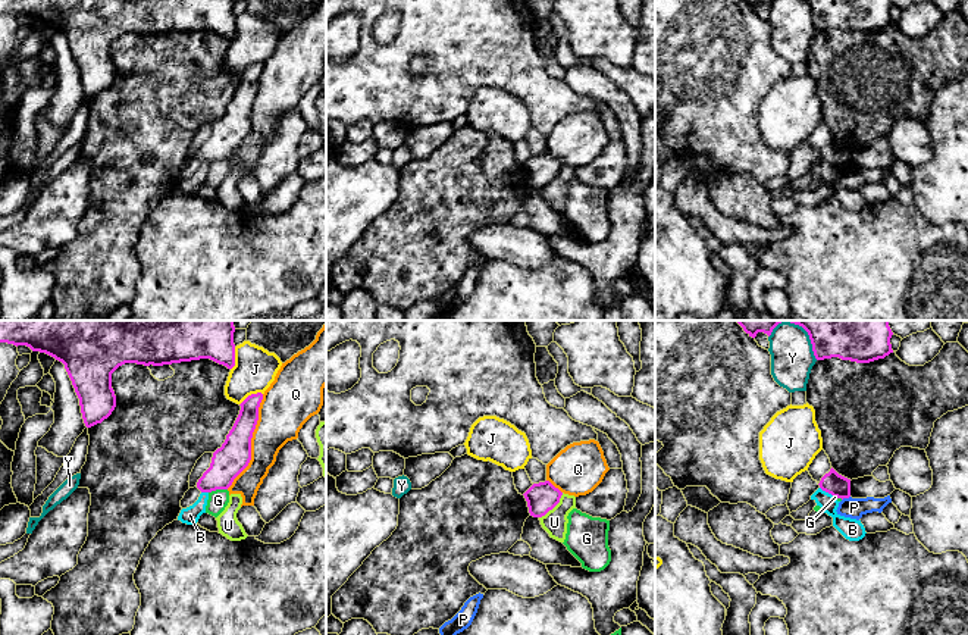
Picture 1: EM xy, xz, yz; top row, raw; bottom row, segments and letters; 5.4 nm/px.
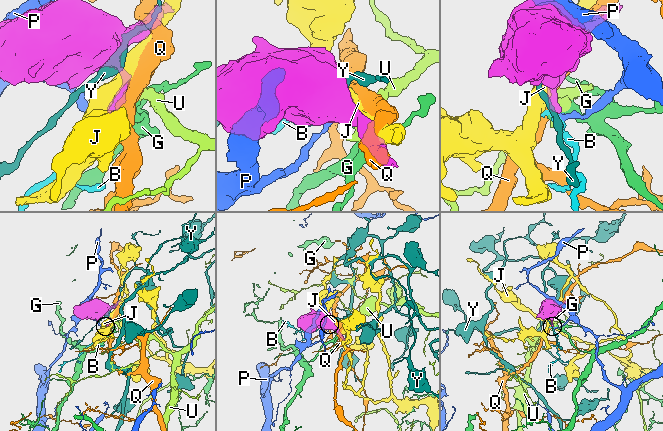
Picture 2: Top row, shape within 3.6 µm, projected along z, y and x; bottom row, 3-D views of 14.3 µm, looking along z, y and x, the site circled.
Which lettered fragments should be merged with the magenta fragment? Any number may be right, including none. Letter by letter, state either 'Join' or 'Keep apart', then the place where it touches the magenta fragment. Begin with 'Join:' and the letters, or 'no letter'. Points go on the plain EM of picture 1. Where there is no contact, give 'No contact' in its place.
Join: no letter
B: Keep apart. Touches magenta at yz (827, 162)
G: Keep apart. Touches magenta at xy (218, 159)
J: Keep apart. Touches magenta at xy (250, 66)
P: Keep apart. Touches magenta at yz (845, 168)
Q: Keep apart. Touches magenta at xy (250, 112)
U: Keep apart. Touches magenta at xz (553, 178)
Y: Keep apart. Touches magenta at yz (811, 13)

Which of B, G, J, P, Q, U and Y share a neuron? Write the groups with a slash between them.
B U / G / J / P / Q / Y

